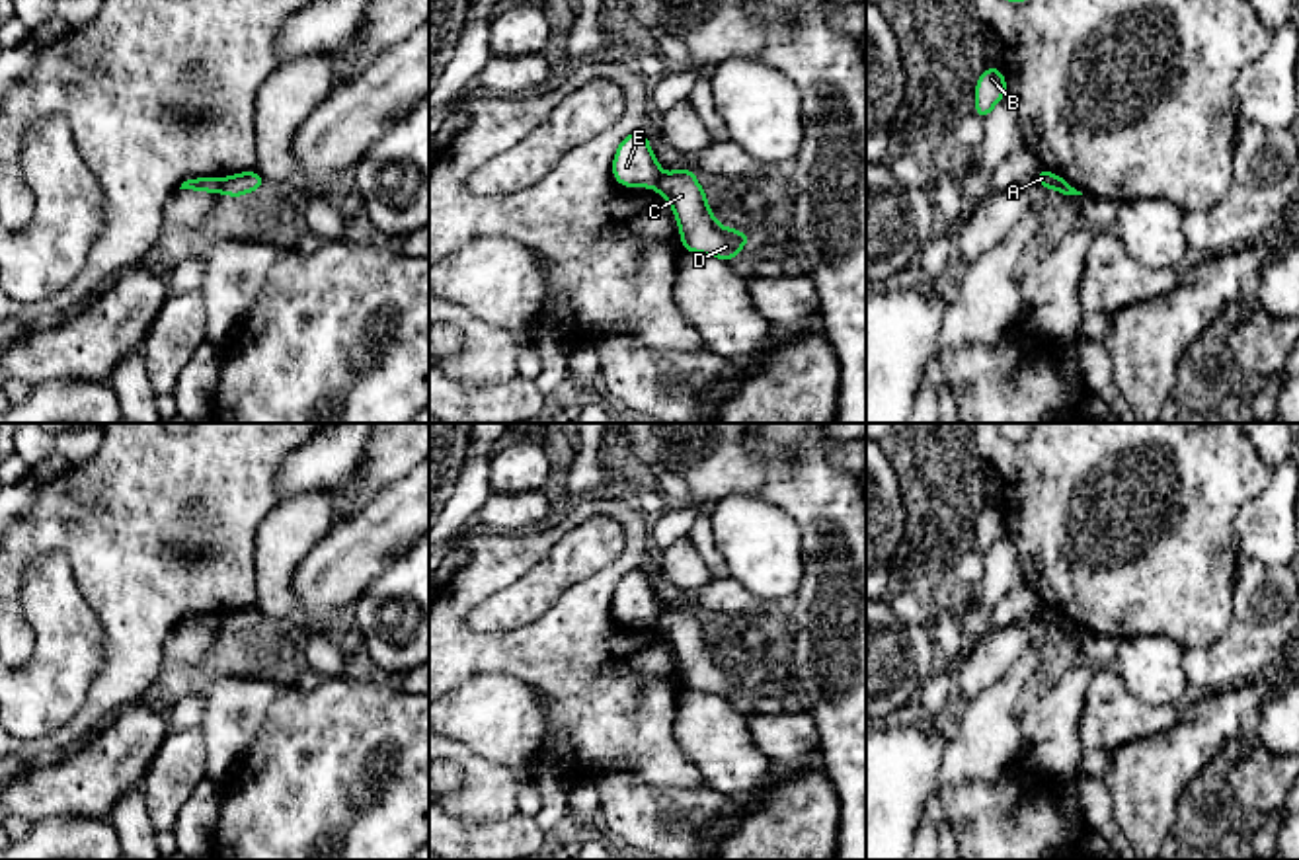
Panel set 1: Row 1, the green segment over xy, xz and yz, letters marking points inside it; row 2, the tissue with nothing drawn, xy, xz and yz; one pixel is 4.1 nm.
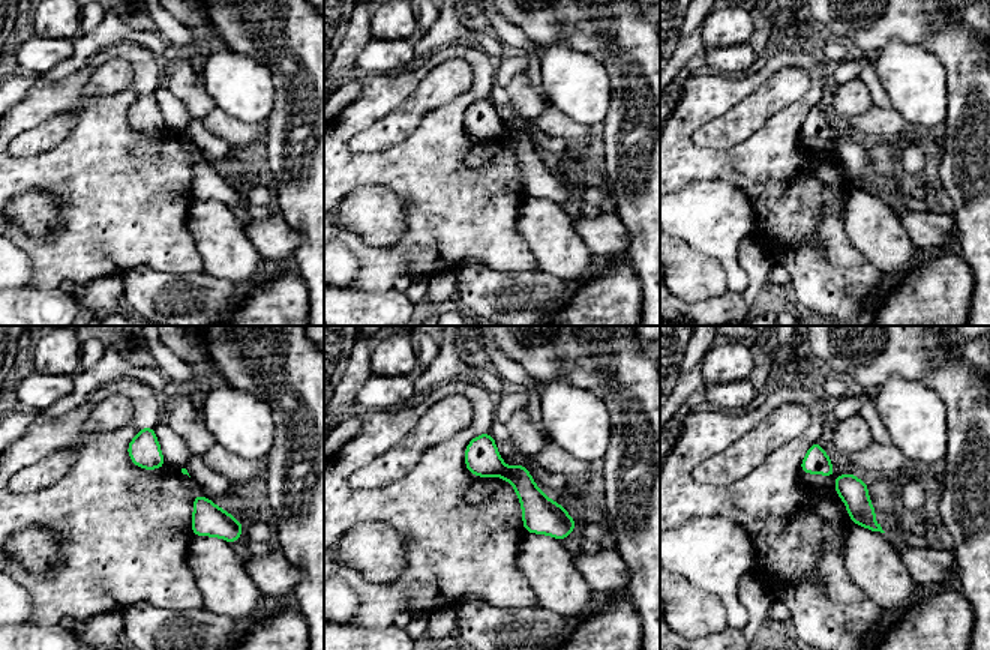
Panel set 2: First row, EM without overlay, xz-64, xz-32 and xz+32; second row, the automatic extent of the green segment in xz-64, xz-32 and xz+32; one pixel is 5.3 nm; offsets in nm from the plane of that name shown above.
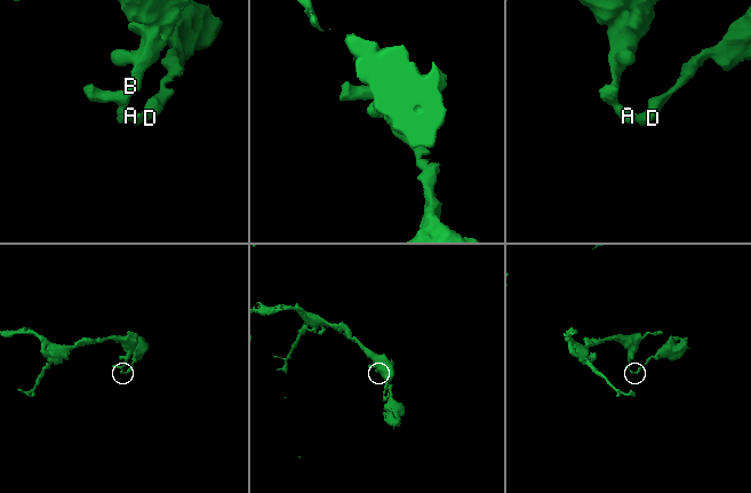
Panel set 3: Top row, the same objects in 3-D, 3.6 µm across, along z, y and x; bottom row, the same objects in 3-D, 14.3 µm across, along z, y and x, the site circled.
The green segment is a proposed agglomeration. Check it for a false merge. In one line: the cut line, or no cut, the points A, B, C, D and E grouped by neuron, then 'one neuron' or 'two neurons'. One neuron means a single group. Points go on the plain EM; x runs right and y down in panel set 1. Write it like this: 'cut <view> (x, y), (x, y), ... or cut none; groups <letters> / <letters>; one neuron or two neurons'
cut xz (662, 609), (652, 625); groups A B E / C D; two neurons

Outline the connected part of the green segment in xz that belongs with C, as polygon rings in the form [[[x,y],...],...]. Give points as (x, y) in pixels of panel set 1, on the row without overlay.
[[[675,605],[671,610],[661,610],[653,626],[673,645],[683,686],[731,698],[743,683],[751,681],[745,669],[716,657],[694,608]]]

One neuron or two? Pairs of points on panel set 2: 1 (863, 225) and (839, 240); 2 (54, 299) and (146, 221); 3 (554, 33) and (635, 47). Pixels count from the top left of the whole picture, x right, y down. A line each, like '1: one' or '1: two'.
1: two
2: two
3: two

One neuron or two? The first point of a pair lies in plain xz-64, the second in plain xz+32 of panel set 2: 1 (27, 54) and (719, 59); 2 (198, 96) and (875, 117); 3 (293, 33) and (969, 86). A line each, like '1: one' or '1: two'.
1: one
2: two
3: one

